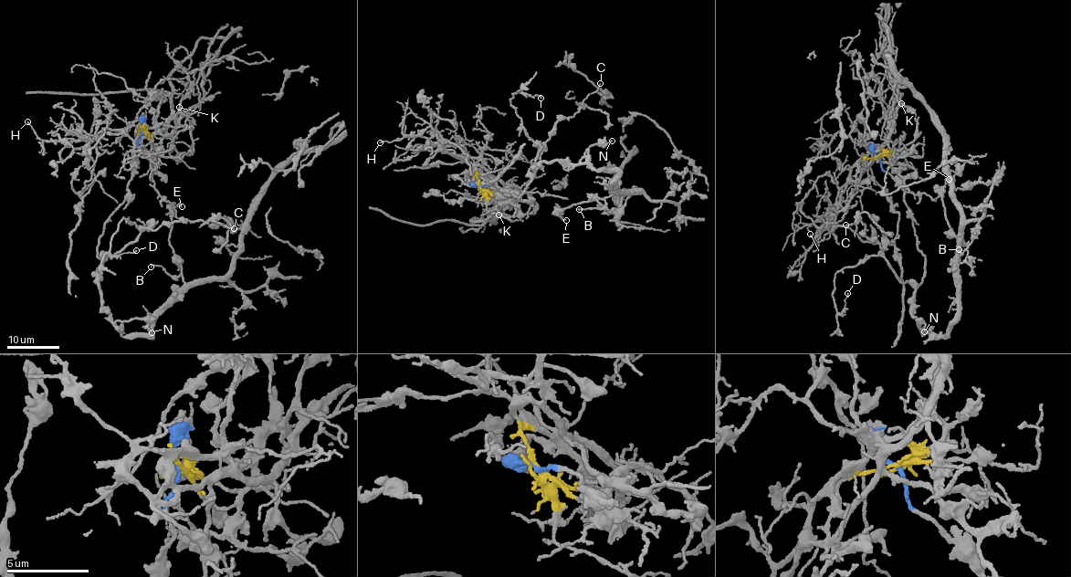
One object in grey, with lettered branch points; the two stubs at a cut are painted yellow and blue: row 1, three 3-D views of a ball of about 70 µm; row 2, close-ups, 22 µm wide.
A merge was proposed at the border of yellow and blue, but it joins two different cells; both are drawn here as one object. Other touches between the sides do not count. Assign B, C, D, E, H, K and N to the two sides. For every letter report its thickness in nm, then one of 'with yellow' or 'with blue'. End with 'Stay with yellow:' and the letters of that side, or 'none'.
B: calibre 140 nm; with blue
C: calibre 120 nm; with blue
D: calibre 150 nm; with blue
E: calibre 170 nm; with blue
H: calibre 130 nm; with yellow
K: calibre 440 nm; with yellow
N: calibre 140 nm; with blue
Stay with yellow: H, K

